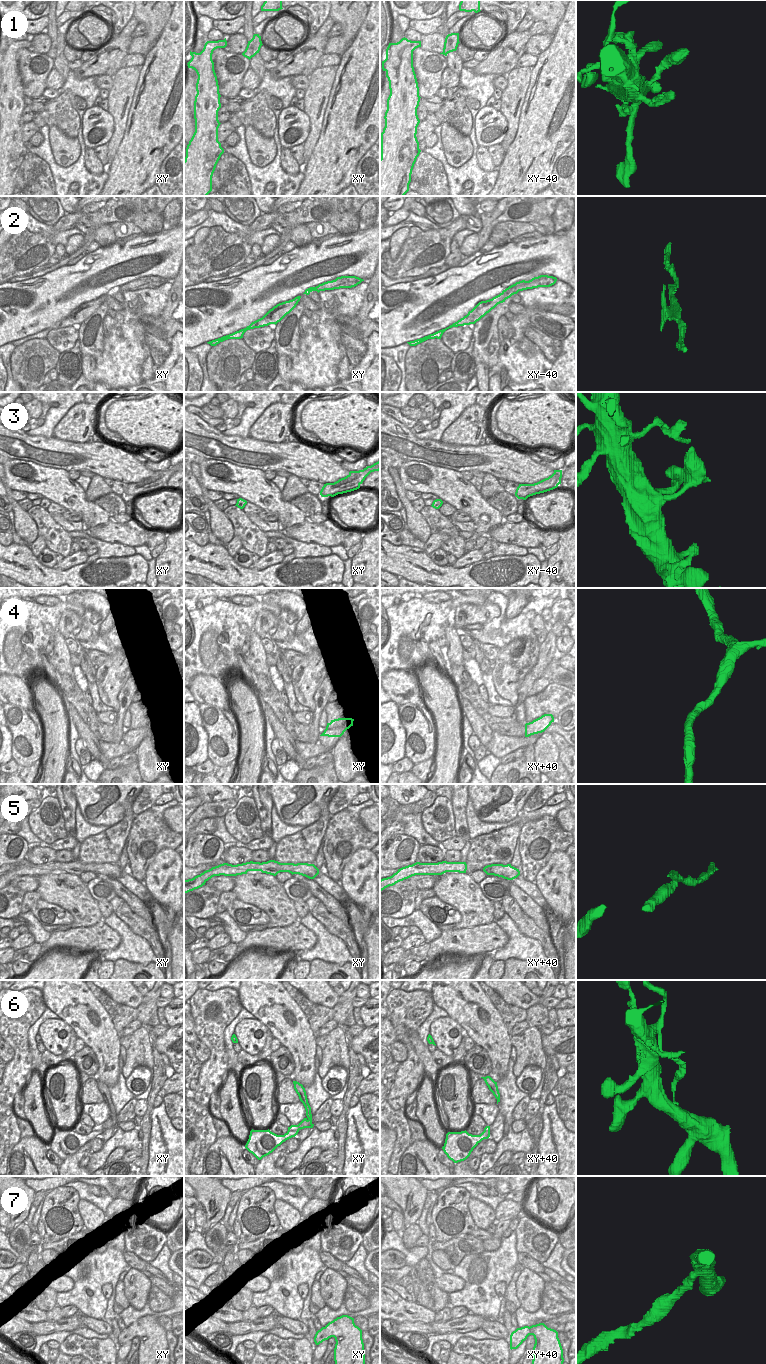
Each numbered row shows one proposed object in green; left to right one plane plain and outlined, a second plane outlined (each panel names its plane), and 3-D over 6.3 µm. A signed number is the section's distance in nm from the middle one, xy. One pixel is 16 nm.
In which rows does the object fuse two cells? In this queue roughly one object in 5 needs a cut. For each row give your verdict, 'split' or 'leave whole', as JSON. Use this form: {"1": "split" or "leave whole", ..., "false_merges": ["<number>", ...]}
{"1": "leave whole", "2": "leave whole", "3": "leave whole", "4": "leave whole", "5": "leave whole", "6": "split", "7": "leave whole", "false_merges": ["6"]}

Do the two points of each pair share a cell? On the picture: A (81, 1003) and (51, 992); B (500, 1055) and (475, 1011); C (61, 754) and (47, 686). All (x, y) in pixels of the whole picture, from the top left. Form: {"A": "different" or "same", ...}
{"A": "same", "B": "same", "C": "same"}

